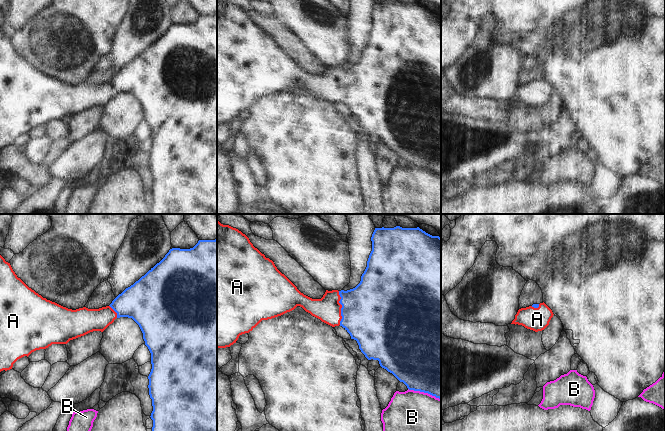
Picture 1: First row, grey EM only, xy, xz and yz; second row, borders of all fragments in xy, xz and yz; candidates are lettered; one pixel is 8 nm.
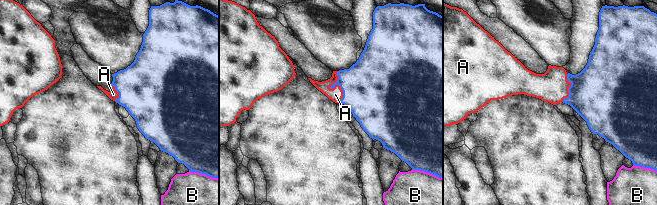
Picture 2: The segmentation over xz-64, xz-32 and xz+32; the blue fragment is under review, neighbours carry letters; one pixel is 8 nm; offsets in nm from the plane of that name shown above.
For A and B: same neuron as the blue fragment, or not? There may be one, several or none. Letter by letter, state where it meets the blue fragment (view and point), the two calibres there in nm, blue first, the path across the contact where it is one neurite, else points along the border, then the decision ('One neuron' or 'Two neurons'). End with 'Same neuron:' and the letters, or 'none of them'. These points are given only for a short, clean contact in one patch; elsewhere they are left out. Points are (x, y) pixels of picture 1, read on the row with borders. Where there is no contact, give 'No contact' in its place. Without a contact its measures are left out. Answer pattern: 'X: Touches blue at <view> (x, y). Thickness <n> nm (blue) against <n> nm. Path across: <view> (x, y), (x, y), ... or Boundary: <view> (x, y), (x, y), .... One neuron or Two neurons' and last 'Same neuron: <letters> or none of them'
A: Touches blue at xz (341, 308). Thickness 480 nm (blue) against 200 nm. Path across: xz (371, 312), (341, 308), (328, 309). One neuron
B: Touches blue at xz (424, 392). Thickness 500 nm (blue) against 320 nm. Two neurons
Same neuron: A.

